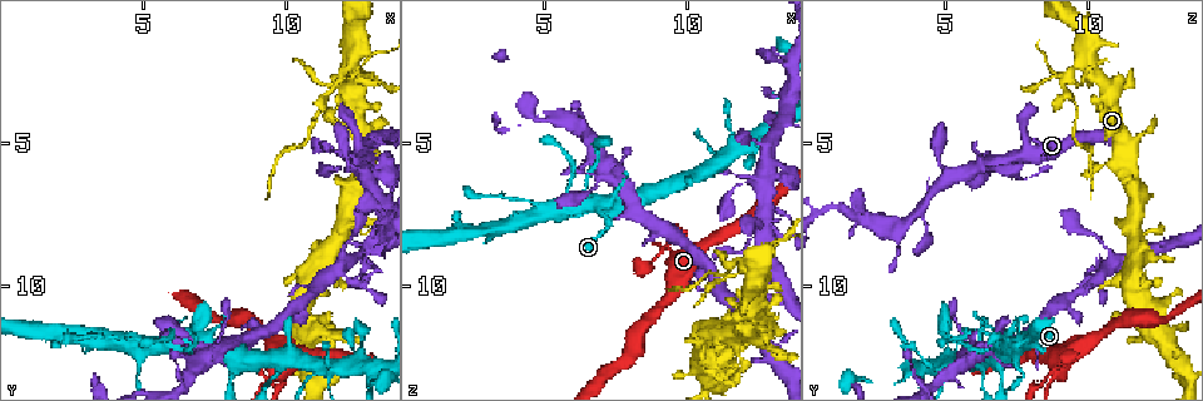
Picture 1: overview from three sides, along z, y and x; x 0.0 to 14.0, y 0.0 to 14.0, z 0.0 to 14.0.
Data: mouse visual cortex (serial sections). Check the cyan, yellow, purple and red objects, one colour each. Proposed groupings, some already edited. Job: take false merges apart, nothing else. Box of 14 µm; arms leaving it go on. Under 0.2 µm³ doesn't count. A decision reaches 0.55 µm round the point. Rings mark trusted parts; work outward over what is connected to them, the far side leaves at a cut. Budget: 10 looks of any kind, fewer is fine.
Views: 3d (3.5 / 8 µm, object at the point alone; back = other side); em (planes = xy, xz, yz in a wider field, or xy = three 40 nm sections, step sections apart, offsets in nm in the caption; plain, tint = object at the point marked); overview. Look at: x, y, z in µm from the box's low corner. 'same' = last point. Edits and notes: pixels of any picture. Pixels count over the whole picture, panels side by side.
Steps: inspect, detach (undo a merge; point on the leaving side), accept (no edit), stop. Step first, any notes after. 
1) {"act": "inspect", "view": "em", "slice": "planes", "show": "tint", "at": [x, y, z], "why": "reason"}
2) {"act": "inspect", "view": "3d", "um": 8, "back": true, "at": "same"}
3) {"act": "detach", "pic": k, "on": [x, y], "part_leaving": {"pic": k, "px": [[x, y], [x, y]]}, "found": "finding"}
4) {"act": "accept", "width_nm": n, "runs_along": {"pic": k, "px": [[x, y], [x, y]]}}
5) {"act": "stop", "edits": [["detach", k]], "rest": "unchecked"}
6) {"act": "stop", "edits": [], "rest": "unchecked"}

{"act": "inspect", "view": "3d", "um": 3.5, "at": [11.4, 8.7, 11.5], "why": "branch point"}

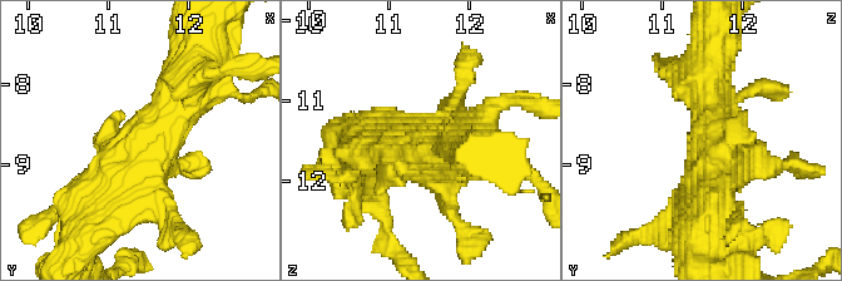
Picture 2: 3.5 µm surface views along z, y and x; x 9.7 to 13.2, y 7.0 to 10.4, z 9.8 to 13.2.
{"act": "inspect", "view": "em", "slice": "planes", "show": "tint", "at": [11.45, 8.75, 11.65], "why": "now the EM"}

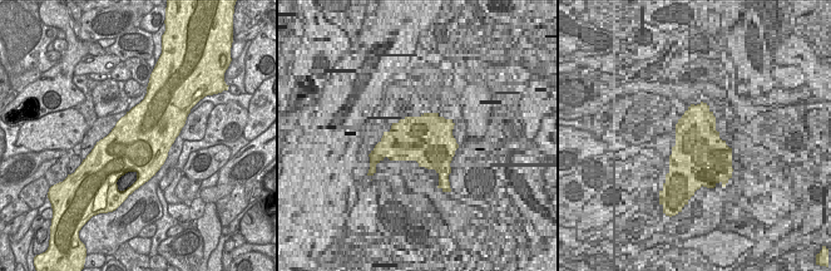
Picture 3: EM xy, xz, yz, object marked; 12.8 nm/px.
{"act": "accept", "found": "one cell here"}

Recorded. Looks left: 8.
{"act": "inspect", "view": "3d", "um": 3.5, "back": true, "at": [9.3, 13.4, 8.7], "why": "sharp bend"}

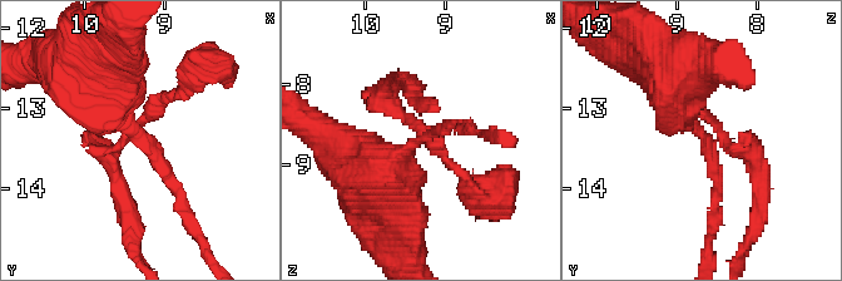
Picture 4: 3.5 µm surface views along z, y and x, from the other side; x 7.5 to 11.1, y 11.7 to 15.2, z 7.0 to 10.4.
{"act": "inspect", "view": "em", "slice": "xy", "step": 3, "show": "plain", "at": [9.35, 13.40, 8.70], "why": "need the tissue"}

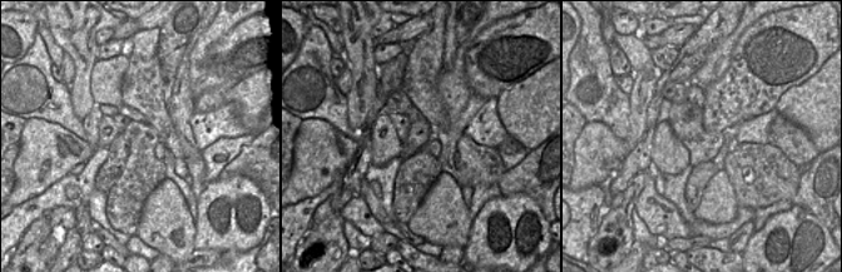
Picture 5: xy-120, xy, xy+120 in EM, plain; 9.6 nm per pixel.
{"act": "inspect", "view": "em", "slice": "xy", "step": 3, "show": "tint", "at": "same"}

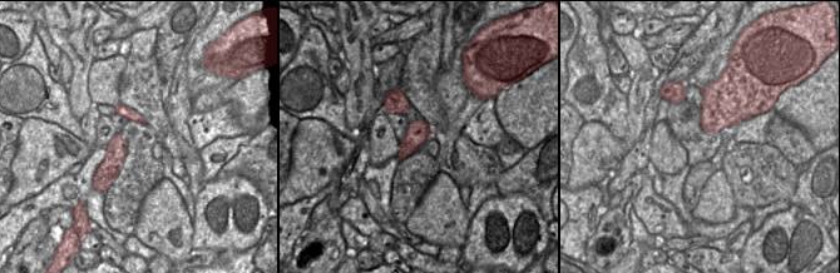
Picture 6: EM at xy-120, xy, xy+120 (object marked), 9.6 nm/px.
{"act": "accept", "runs_along": {"pic": 4, "px": [[94, 72], [103, 99], [179, 183]]}, "found": "continuous, no second cell"}

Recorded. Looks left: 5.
{"act": "inspect", "view": "3d", "um": 3.5, "at": [6.3, 12.1, 7.1], "why": "thin arm on a thick one"}

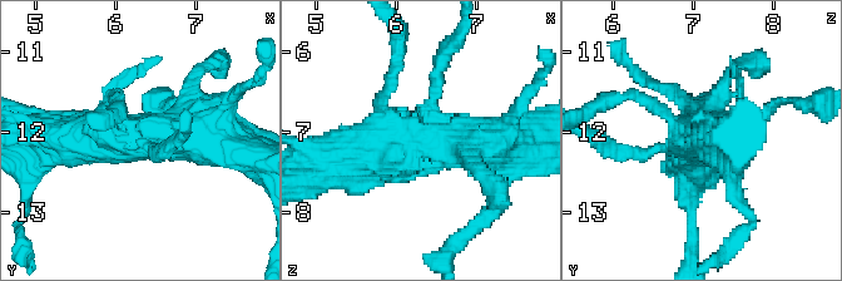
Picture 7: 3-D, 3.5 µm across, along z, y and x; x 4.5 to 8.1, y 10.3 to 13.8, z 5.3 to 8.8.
{"act": "inspect", "view": "em", "slice": "xy", "step": 2, "show": "plain", "at": [6.40, 12.05, 7.10], "why": "now the EM"}

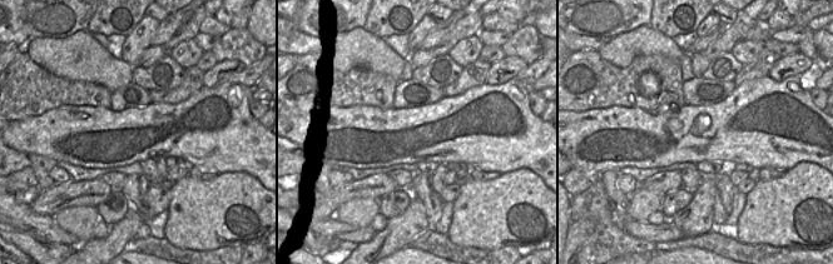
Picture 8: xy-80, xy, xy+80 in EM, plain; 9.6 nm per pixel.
{"act": "inspect", "view": "em", "slice": "xy", "step": 2, "show": "tint", "at": "same"}

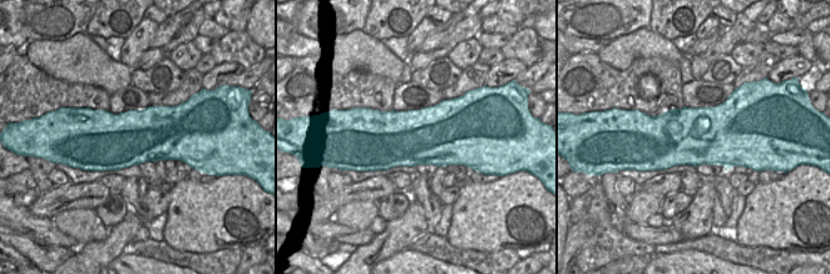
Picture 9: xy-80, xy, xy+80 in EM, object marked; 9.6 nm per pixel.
{"act": "accept", "found": "all the same cell"}

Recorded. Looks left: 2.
{"act": "inspect", "view": "3d", "um": 3.5, "at": [12.0, 2.9, 9.0], "why": "sharp bend"}

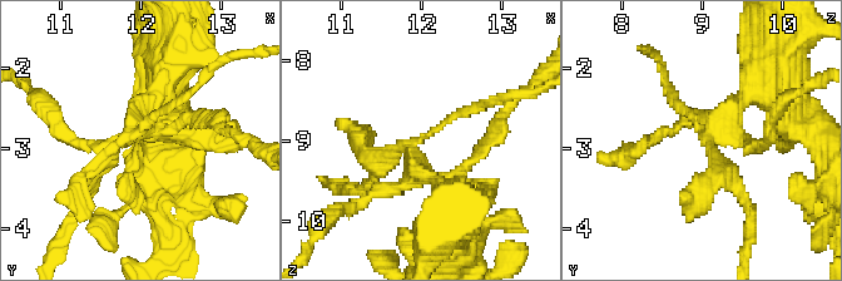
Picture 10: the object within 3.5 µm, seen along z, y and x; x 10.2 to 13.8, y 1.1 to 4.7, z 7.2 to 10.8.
{"act": "inspect", "view": "em", "slice": "xy", "step": 2, "show": "tint", "at": [11.95, 2.85, 9.05], "why": "now the EM"}

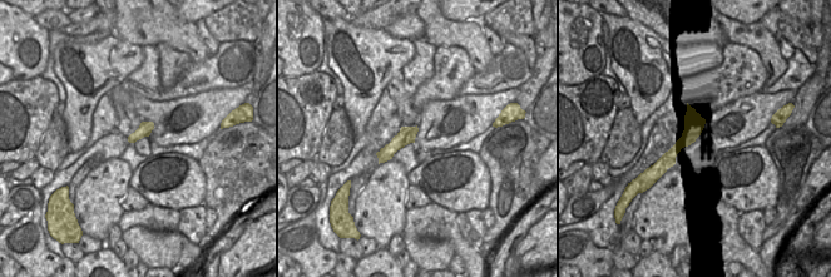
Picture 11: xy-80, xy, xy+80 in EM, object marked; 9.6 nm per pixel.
{"act": "accept", "runs_along": {"pic": 11, "px": [[691, 110], [689, 135], [658, 173]]}, "found": "one cell here"}

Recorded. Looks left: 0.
{"act": "stop", "edits": [], "rest": "unchecked"}

